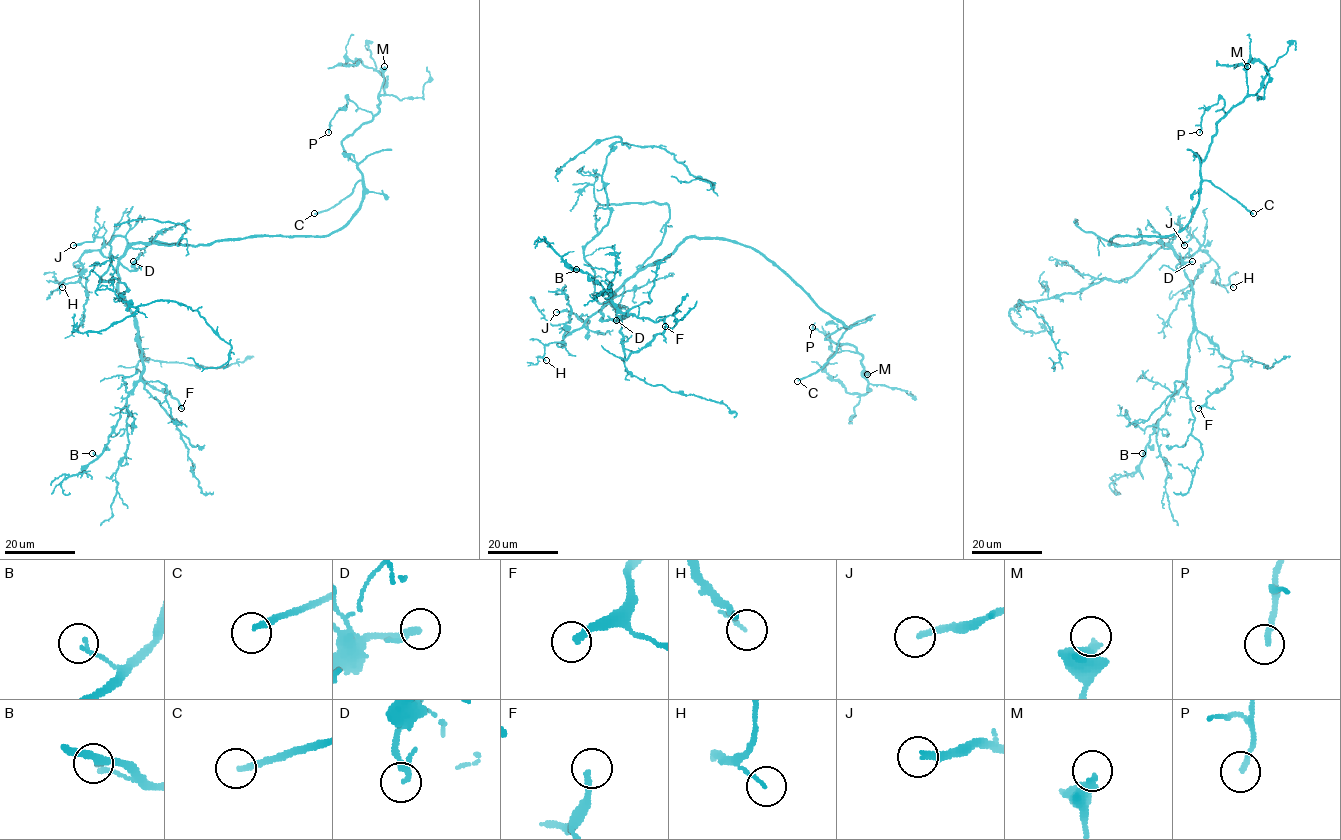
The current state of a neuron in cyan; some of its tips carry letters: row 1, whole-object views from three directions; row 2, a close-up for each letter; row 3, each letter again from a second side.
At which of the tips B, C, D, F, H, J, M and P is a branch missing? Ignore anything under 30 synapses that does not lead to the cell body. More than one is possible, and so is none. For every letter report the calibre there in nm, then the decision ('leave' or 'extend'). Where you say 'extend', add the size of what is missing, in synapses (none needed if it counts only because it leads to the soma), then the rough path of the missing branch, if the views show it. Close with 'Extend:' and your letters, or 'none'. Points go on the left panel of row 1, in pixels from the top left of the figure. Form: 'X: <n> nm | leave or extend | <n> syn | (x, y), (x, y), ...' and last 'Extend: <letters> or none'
B: 140 nm | leave
C: 200 nm | extend | 80 syn | (314, 213), (304, 216), (295, 225), (280, 227), (250, 206), (257, 190), (251, 165), (267, 153), (264, 152)
D: 190 nm | extend | 35 syn | (133, 261), (130, 259), (122, 279), (122, 289), (118, 293), (112, 335)
F: 240 nm | extend | 60 syn | (181, 408), (183, 414), (194, 423), (204, 425), (226, 444), (227, 495), (219, 520), (221, 524), (210, 530)
H: 120 nm | leave
J: 200 nm | extend | 50 syn | (73, 245), (56, 251), (49, 263), (60, 269), (75, 262), (67, 256), (58, 259)
M: 420 nm | leave
P: 200 nm | leave
Extend: C, D, F, J

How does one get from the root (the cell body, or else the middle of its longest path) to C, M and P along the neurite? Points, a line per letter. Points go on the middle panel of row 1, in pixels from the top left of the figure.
C: (669, 254), (691, 237), (722, 238), (753, 247), (846, 327), (835, 353), (820, 368), (797, 381)
M: (669, 254), (691, 237), (758, 250), (846, 327), (825, 338), (854, 346), (867, 374)
P: (669, 254), (691, 237), (753, 247), (846, 327), (825, 338), (856, 352), (833, 352), (830, 338), (812, 327)

